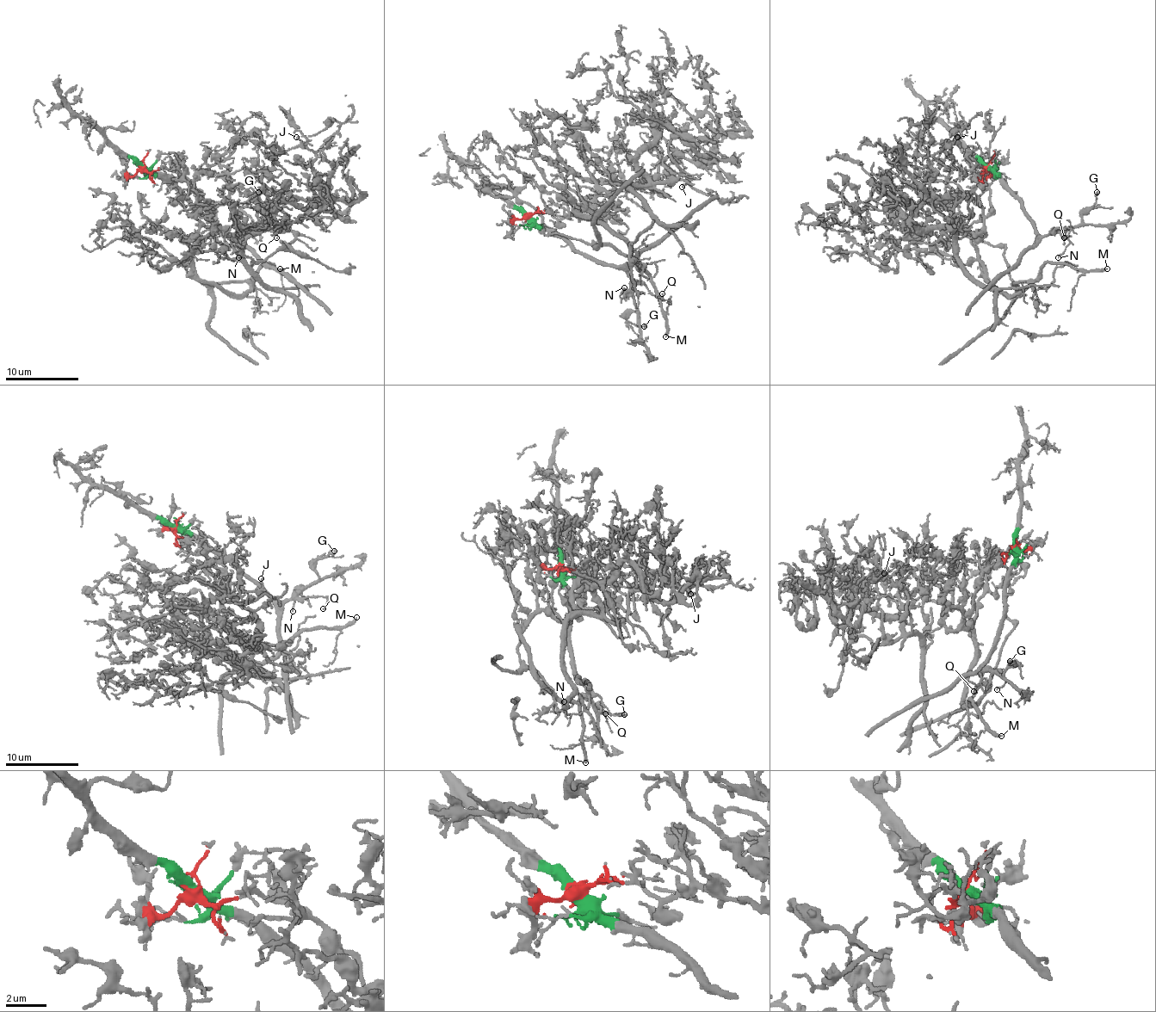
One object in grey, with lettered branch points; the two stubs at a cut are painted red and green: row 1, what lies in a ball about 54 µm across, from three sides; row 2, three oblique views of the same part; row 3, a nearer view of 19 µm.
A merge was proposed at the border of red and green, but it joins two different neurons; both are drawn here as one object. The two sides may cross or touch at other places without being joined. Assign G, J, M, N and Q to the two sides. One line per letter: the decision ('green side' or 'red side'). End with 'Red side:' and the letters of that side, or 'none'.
G: green side
J: red side
M: red side
N: green side
Q: green side
Red side: J, M

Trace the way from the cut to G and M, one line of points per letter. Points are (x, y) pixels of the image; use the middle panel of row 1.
G: (527, 217), (595, 261), (622, 269), (637, 308), (627, 319), (645, 327)
M: (527, 217), (551, 212), (593, 220), (596, 212), (577, 207), (614, 229), (652, 277), (664, 336)

